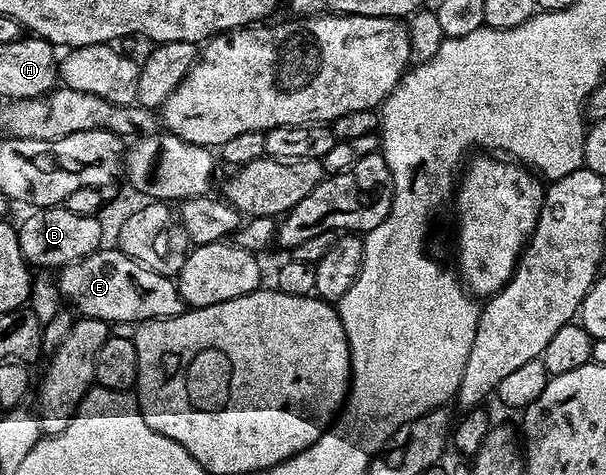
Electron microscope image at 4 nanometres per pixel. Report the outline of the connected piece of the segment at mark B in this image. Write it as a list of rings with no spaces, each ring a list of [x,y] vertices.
[[[64,205],[43,207],[29,212],[31,215],[17,228],[20,253],[31,268],[54,267],[61,269],[69,263],[87,259],[103,246],[102,223],[98,215],[72,213]]]

